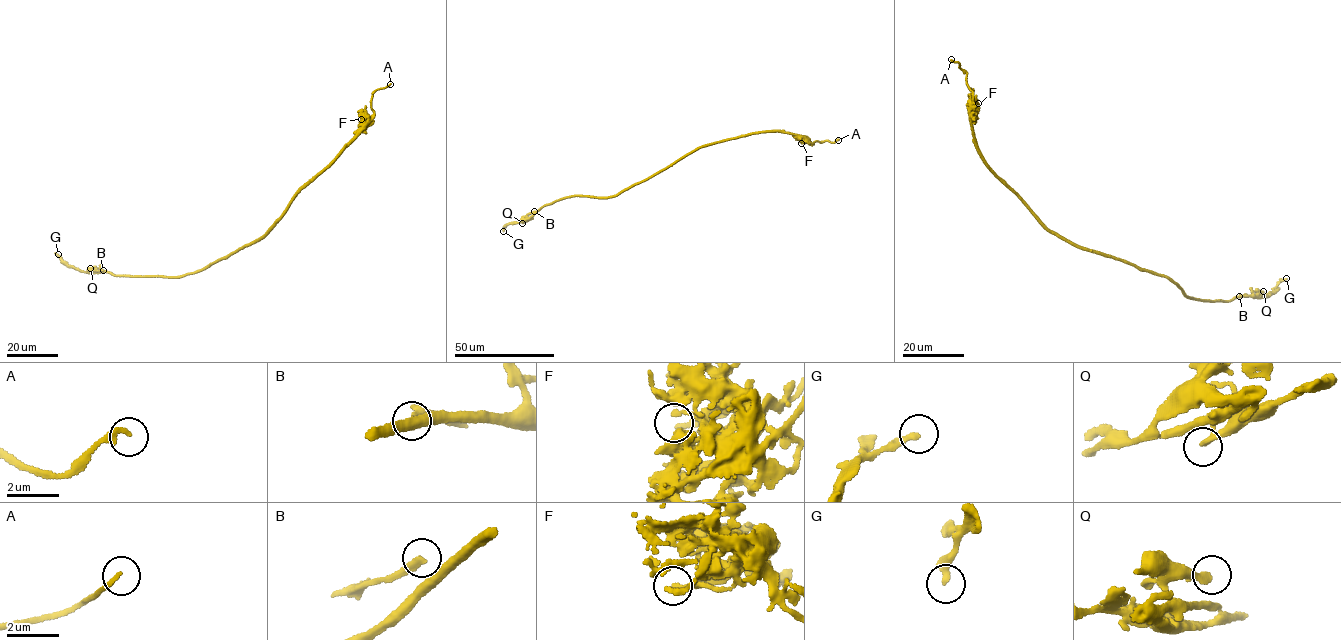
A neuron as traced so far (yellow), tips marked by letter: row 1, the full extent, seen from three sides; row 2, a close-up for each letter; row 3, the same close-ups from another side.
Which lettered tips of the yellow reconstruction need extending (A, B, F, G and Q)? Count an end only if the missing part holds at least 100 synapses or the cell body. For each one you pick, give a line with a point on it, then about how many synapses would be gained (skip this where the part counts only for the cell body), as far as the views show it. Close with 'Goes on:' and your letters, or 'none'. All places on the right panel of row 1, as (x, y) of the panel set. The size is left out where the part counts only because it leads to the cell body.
A: at (951, 59)
Goes on: A

